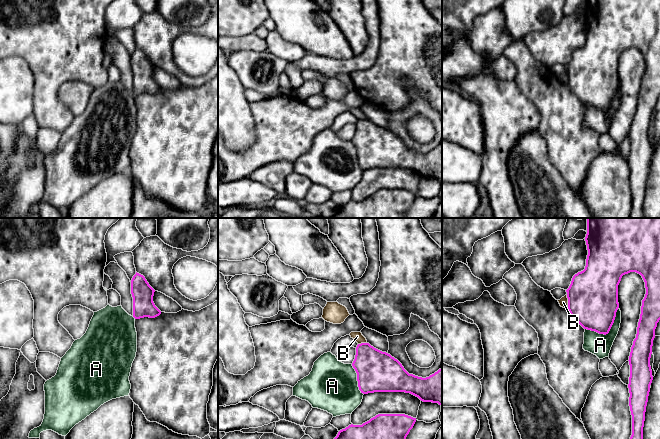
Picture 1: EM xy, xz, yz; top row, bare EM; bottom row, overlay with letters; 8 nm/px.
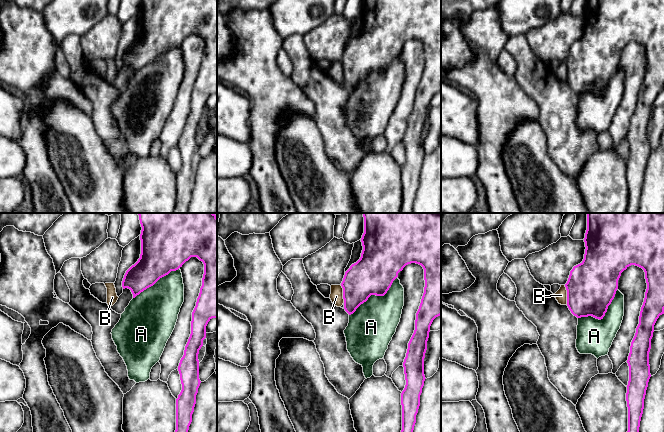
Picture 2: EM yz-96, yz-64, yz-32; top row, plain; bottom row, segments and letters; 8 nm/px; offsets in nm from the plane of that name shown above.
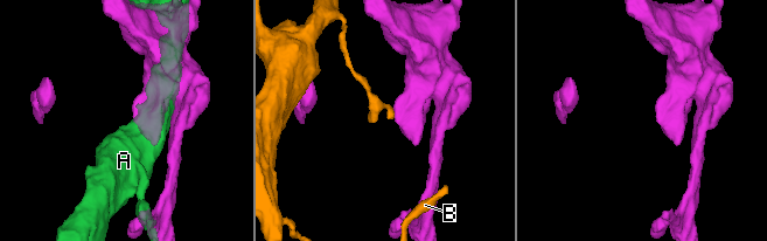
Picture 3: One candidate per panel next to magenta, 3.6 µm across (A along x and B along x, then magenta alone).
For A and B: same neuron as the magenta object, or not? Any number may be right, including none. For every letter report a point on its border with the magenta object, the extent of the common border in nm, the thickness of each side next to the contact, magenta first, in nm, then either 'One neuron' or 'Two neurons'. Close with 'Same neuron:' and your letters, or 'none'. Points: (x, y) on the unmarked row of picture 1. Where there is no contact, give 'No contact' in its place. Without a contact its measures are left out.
A: Touches magenta at yz (609, 106). Shared border 320 nm. Thickness 380 nm (magenta) against 180 nm. Two neurons
B: Touches magenta at yz (568, 77). Shared border 110 nm. Thickness 400 nm (magenta) against 70 nm. Two neurons
Same neuron: none

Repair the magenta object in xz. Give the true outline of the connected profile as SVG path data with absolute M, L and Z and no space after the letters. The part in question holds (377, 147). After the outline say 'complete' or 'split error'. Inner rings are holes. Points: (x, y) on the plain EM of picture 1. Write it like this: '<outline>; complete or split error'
M369 119L357 121L352 142L363 170L405 168L442 181L442 144L426 154L409 150L397 135Z; complete

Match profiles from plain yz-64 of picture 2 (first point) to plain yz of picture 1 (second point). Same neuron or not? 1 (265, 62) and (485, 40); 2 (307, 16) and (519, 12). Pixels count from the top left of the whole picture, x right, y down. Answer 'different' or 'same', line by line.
1: same
2: same

